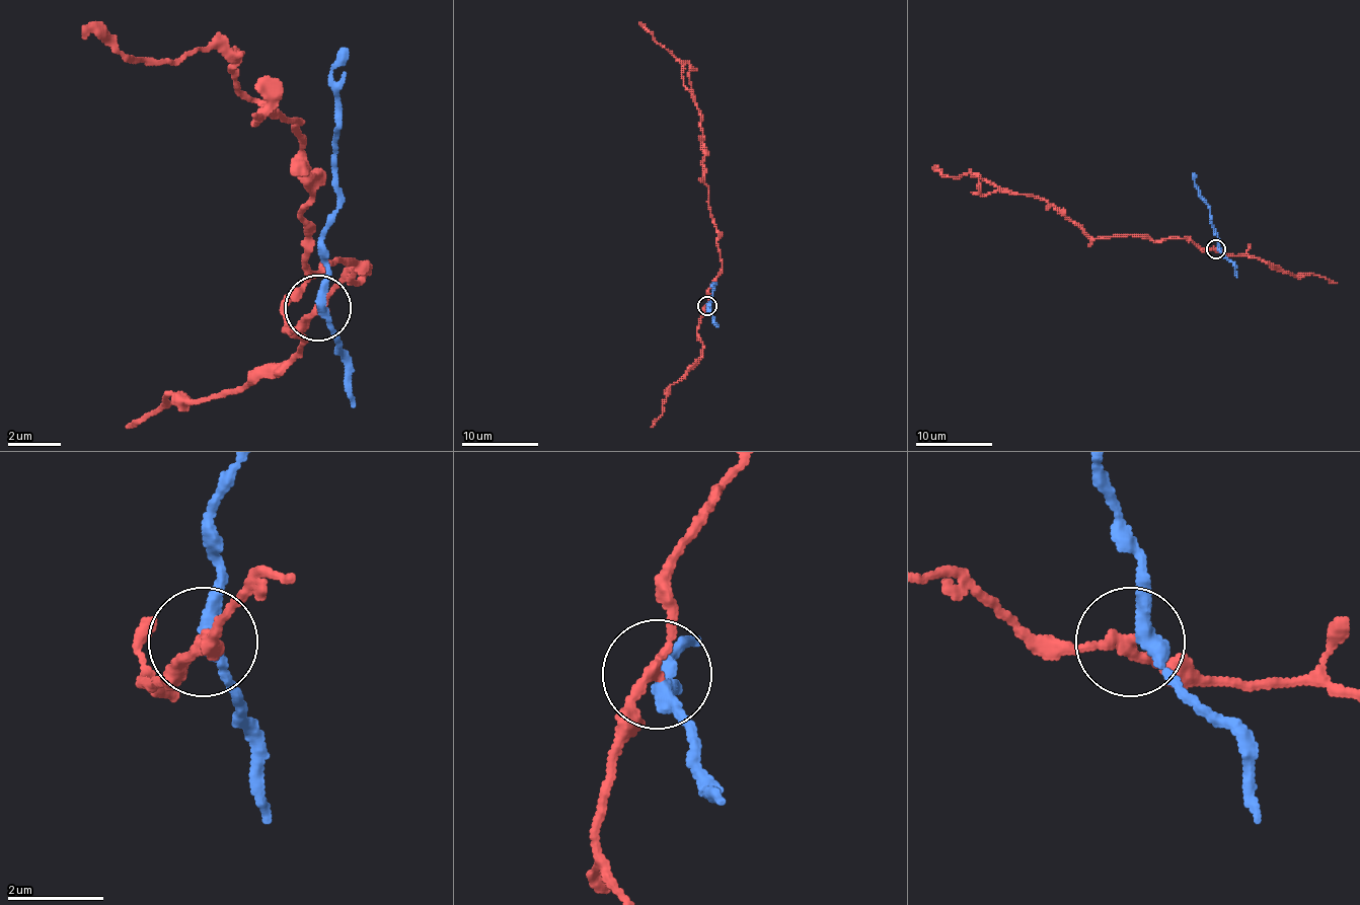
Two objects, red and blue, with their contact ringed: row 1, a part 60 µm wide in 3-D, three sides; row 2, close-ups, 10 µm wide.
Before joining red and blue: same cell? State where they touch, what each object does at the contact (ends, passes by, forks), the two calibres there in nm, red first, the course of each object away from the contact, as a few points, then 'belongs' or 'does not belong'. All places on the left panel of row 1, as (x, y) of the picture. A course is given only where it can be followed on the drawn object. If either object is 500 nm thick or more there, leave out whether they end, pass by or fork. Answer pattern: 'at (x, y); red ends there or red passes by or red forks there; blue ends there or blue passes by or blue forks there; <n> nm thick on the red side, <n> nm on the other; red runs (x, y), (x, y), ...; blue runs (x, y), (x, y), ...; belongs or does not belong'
at (318, 307); red passes by; blue passes by; 190 nm thick on the red side, 300 nm on the other; red runs (316, 306), (369, 273), (316, 273), (296, 127), (210, 47), (124, 60), (84, 26); blue runs (316, 306), (336, 206), (336, 120), (350, 47); does not belong

